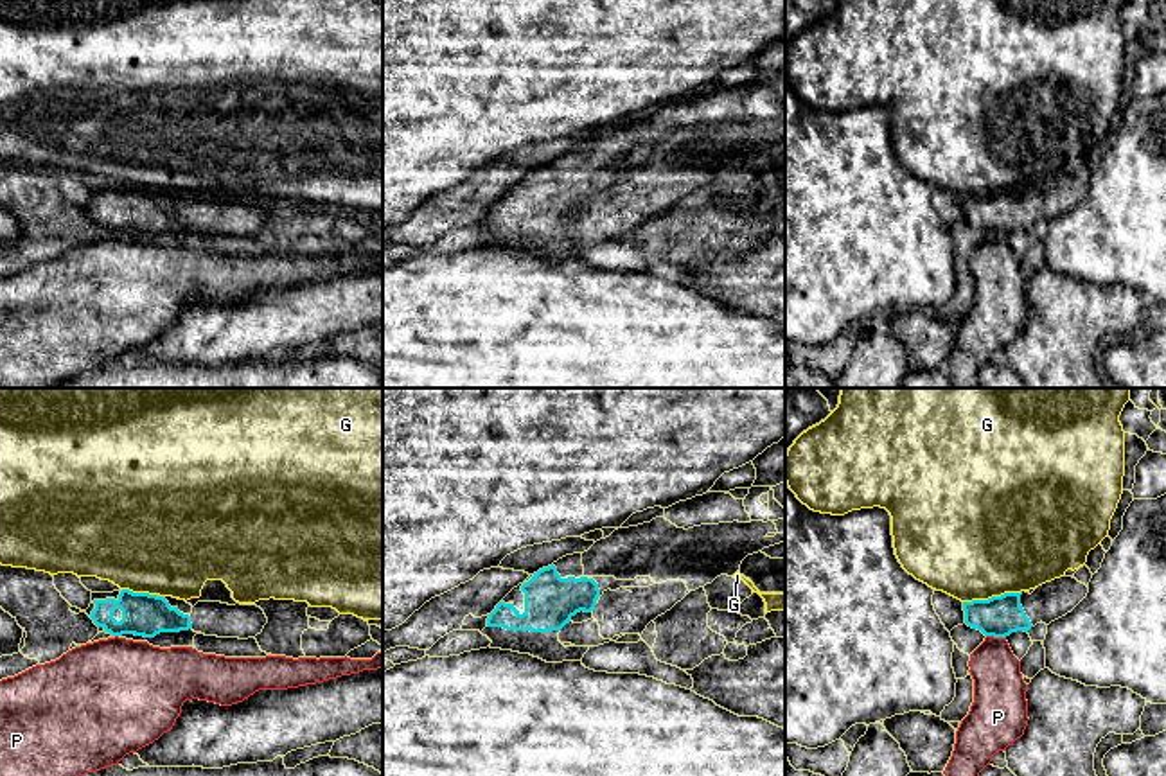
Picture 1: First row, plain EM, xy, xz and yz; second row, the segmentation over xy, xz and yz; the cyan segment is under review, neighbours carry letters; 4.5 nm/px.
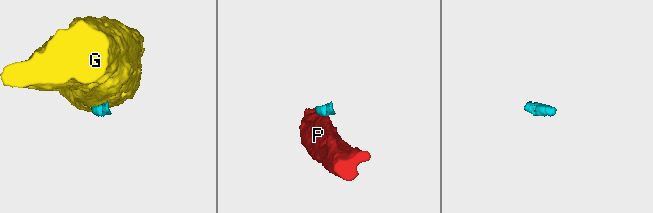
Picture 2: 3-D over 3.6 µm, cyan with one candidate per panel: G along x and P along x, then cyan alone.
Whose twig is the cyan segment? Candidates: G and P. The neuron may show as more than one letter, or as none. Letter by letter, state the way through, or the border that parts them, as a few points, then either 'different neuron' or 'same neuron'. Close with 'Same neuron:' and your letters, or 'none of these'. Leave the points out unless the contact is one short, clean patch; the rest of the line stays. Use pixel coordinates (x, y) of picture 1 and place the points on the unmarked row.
G: border along yz (1021, 187), (963, 200); different neuron
P: different neuron
Same neuron: none of these

